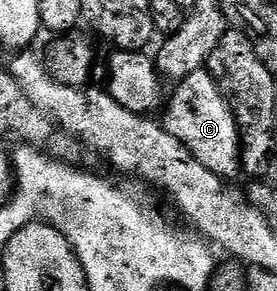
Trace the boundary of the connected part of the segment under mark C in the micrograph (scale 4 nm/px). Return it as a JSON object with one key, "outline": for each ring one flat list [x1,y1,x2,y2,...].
{"outline":[[203,68,192,72,184,81,173,87,174,95,169,95,165,103,166,115,160,118,167,132,176,136,184,148,191,150,216,176,234,180,242,174,242,140,238,137,238,125,234,119,228,100,218,87,218,81,210,75,209,69]]}

